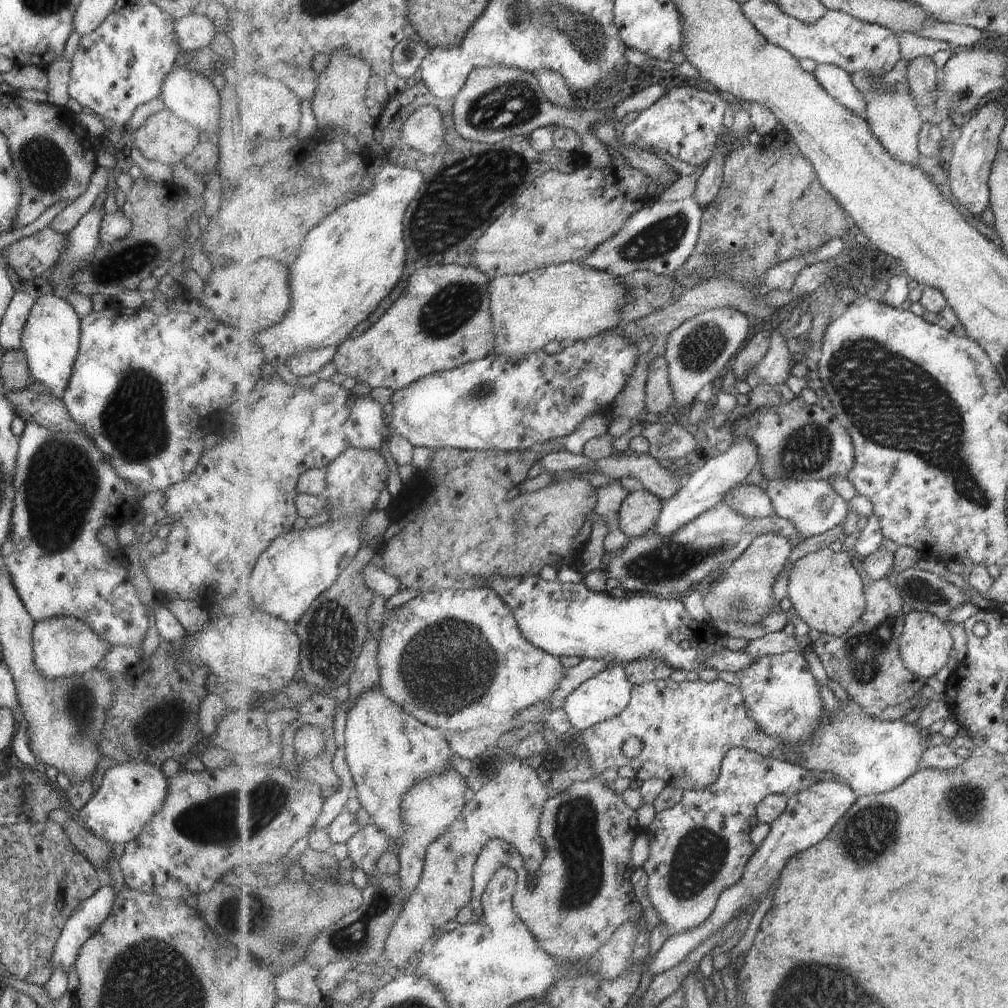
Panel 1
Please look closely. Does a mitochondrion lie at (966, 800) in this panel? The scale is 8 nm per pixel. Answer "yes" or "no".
yes

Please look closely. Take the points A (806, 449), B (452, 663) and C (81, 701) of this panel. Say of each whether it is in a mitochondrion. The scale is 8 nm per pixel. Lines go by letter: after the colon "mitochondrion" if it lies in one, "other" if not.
A: mitochondrion
B: mitochondrion
C: mitochondrion

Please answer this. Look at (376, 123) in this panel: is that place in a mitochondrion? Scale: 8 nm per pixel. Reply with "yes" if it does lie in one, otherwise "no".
no

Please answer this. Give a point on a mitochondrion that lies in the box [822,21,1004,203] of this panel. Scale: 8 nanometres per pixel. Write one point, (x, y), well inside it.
(962, 95)

